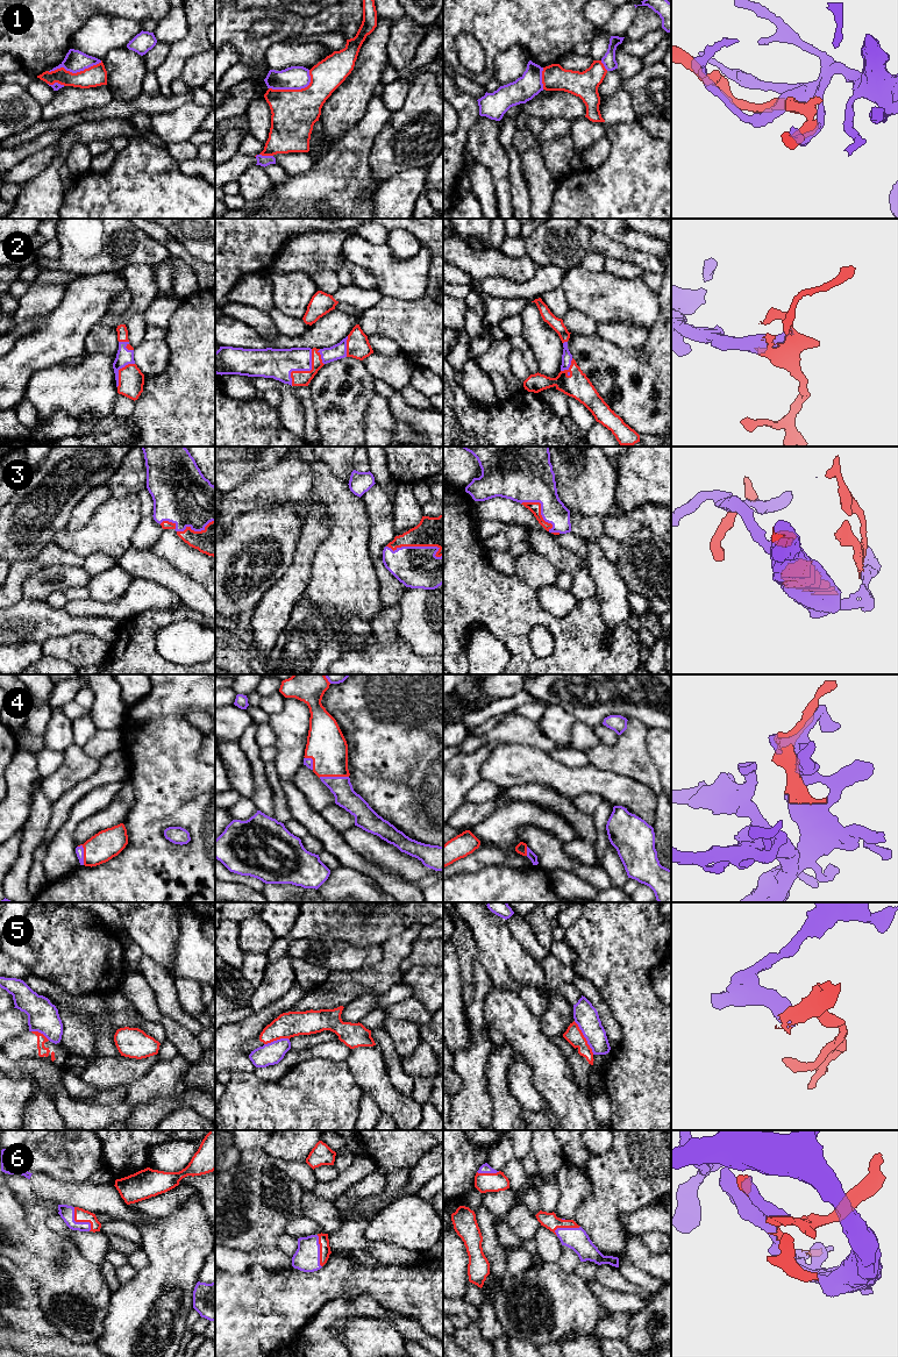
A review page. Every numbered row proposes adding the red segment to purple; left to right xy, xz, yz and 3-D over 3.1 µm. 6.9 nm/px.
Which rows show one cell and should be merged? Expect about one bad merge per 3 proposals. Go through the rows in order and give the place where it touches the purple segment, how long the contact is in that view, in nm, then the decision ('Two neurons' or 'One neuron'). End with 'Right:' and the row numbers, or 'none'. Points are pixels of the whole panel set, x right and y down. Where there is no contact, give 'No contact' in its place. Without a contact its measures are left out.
1: Touches purple at xz (296, 88). Shared border 320 nm. Two neurons
2: Touches purple at xz (304, 370). Shared border 300 nm. One neuron
3: Touches purple at xz (419, 547). Shared border 400 nm. One neuron
4: Touches purple at xz (333, 777). Shared border 200 nm. One neuron
5: Touches purple at yz (584, 1036). Shared border 280 nm. Two neurons
6: Touches purple at xy (79, 1222). Shared border 200 nm. One neuron
Right: 2, 3, 4, 6

